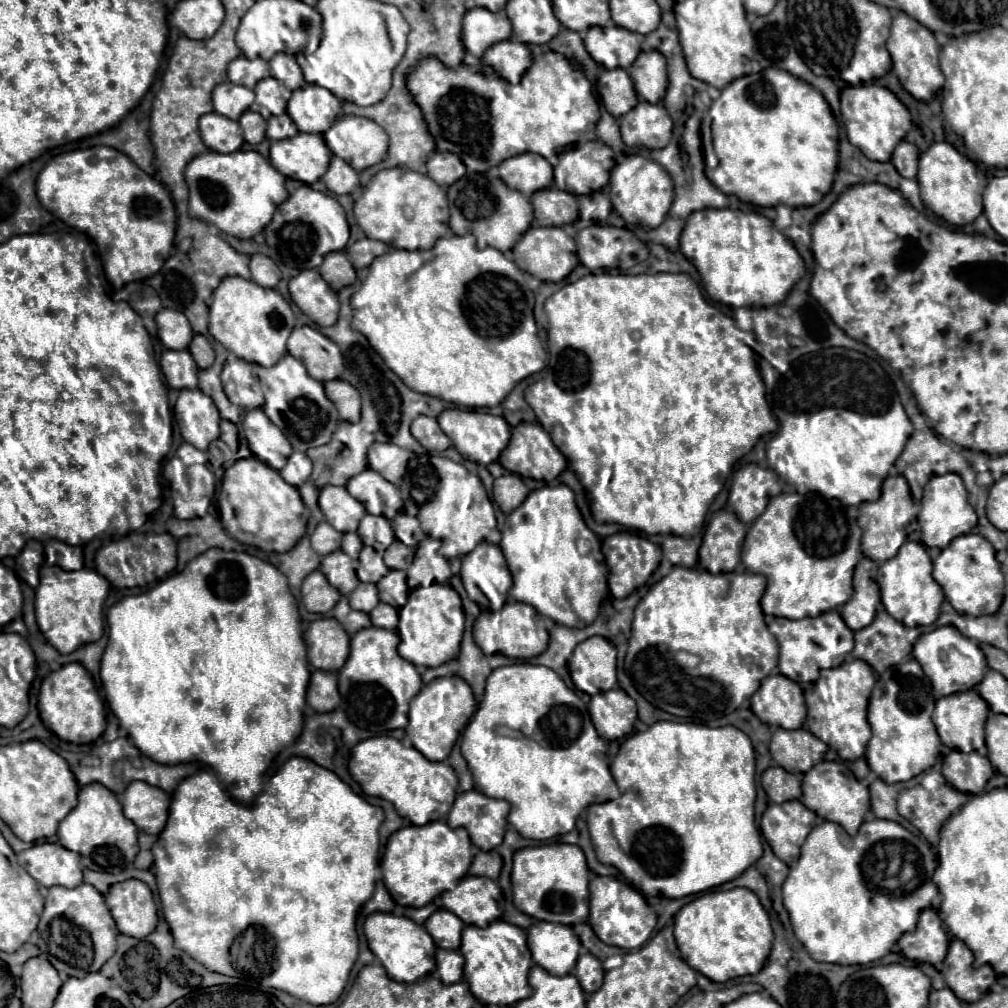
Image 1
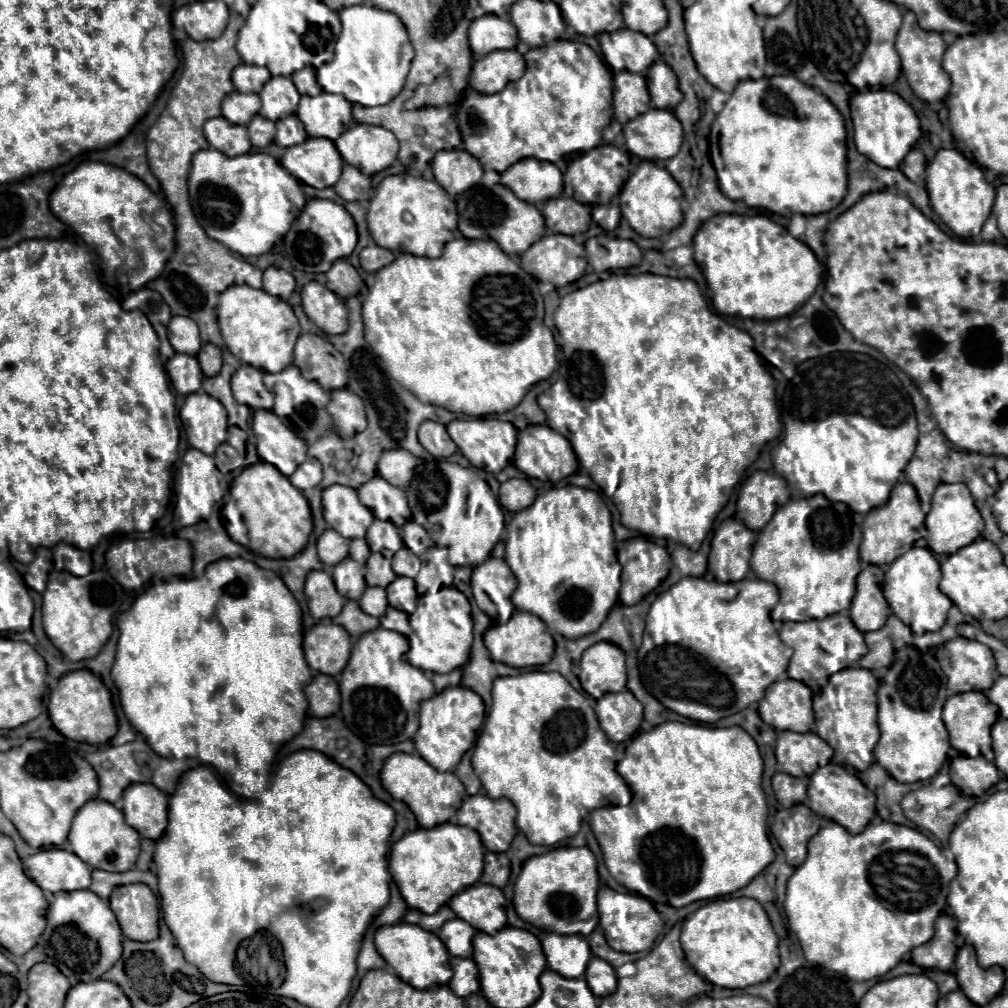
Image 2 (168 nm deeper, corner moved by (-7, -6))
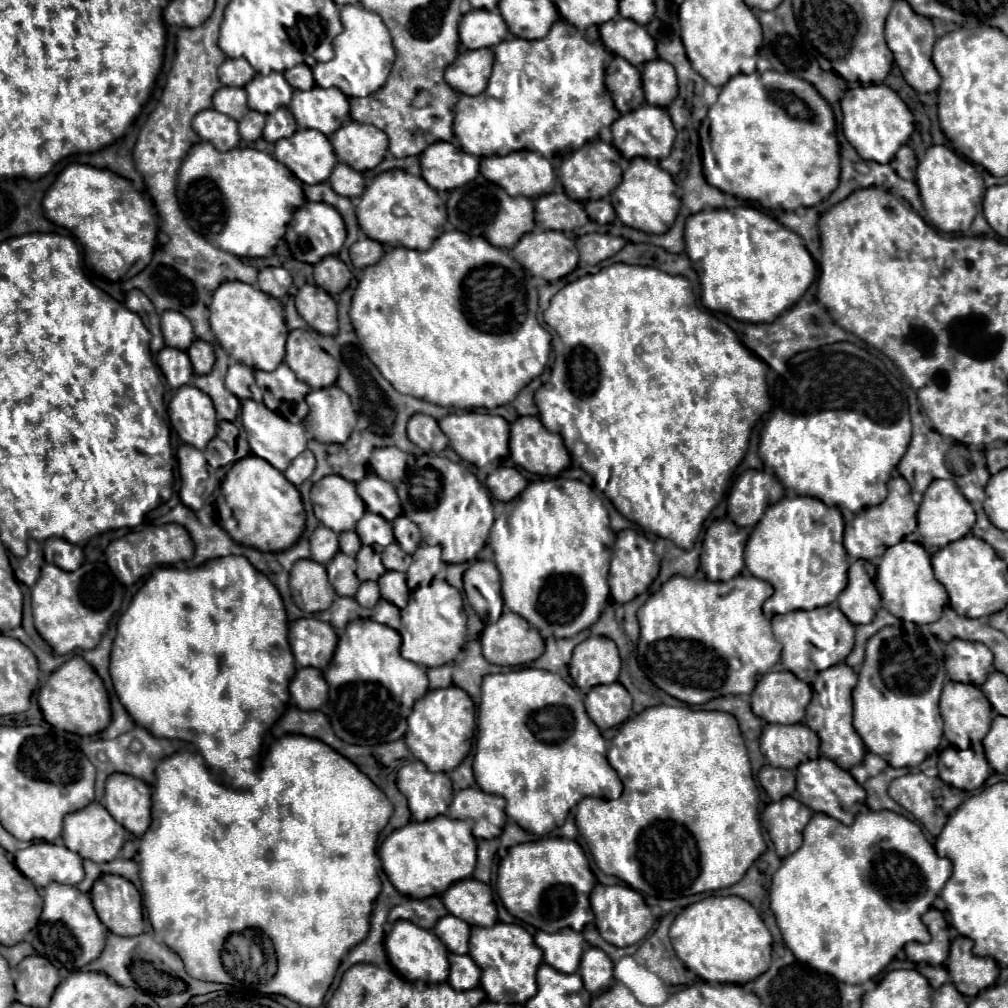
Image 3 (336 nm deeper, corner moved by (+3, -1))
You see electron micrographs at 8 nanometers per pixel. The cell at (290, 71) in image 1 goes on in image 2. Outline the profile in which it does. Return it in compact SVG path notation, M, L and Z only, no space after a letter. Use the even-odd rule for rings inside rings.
M302 68L298 72L292 74L292 80L294 80L294 86L298 88L300 94L308 94L308 96L318 96L322 92L322 88L318 86L316 82L316 72L314 68Z

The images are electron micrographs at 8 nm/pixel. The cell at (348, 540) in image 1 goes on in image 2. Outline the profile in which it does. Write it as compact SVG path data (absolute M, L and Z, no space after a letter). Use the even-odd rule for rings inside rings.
M350 540L350 558L364 564L370 556L370 548L366 544L366 540Z

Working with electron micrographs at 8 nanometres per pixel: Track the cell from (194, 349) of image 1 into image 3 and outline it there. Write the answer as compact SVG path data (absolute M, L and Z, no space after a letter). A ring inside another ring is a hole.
M196 339L192 343L192 347L188 349L188 357L192 361L192 367L194 367L196 375L206 375L214 365L212 345L206 343L206 341L200 341L200 339Z

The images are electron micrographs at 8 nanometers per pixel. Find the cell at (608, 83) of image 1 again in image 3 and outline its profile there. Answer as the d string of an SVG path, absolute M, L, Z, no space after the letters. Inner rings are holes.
M614 57L606 69L606 87L612 95L614 107L628 113L644 103L640 71L622 57Z

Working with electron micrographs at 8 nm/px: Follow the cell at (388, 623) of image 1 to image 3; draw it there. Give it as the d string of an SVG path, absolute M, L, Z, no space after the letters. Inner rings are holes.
M384 599L378 601L378 605L374 607L374 615L372 615L374 621L382 623L382 625L388 625L392 629L400 629L400 609Z

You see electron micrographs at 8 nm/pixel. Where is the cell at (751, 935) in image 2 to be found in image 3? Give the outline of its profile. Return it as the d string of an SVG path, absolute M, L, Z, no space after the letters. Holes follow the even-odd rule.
M706 897L688 905L670 927L670 941L678 959L706 981L744 985L770 967L772 935L756 909L742 897Z

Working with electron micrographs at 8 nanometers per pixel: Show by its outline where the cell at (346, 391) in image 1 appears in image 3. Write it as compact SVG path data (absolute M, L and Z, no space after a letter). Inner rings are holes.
M332 385L310 391L306 403L310 407L306 425L316 441L344 443L350 437L356 425L356 413L348 395L340 387Z

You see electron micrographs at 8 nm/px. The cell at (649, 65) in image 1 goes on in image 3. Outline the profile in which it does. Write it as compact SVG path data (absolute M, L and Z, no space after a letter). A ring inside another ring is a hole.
M654 59L644 65L642 83L644 83L646 103L656 107L670 105L678 93L674 67L670 63L664 63L664 59Z

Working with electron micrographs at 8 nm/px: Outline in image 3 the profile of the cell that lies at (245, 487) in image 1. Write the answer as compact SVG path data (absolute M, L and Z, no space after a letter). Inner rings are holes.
M248 455L232 465L221 483L219 497L225 499L218 505L218 510L216 504L219 524L242 545L260 551L284 551L298 541L304 529L306 515L298 489L282 475L282 471L276 471L268 461L256 455Z

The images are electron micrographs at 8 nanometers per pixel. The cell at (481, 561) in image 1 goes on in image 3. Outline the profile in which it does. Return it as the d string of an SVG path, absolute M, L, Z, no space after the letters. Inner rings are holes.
M474 561L464 573L464 591L472 589L480 595L472 601L474 611L486 623L494 623L502 613L500 597L500 573L492 561Z

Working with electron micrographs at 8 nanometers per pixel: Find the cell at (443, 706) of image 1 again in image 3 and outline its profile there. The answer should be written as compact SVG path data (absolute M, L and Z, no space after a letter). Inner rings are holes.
M456 685L446 689L432 689L414 703L412 715L408 717L408 731L404 735L410 753L422 761L428 771L452 771L470 751L474 741L476 709L466 691Z

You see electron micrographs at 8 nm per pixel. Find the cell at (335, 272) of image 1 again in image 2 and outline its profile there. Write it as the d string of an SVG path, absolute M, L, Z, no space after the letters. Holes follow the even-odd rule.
M336 260L332 264L332 268L326 272L326 286L340 298L350 298L356 296L360 292L362 286L362 278L356 272L356 268L346 260Z

